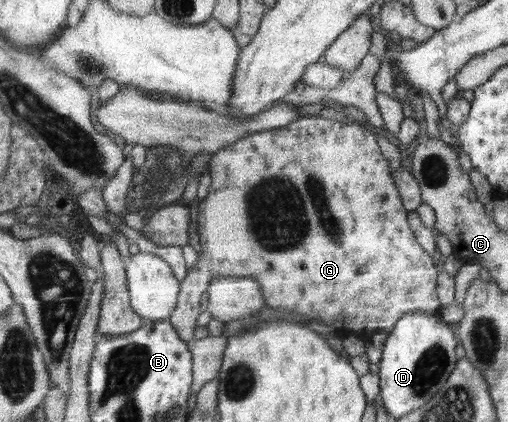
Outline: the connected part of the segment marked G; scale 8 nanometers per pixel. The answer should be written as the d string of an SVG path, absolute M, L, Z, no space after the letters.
M309 115L287 125L287 127L279 127L245 137L213 155L209 162L212 185L208 196L199 201L198 209L197 228L200 234L202 253L199 257L199 263L188 270L187 277L181 282L182 290L178 297L178 306L169 319L181 339L188 343L193 341L195 331L197 331L197 319L201 315L198 303L203 301L203 293L208 291L211 280L217 276L237 278L251 276L261 284L266 305L277 310L280 314L286 315L291 311L301 313L313 321L333 327L335 331L338 329L353 330L353 333L364 341L381 331L388 331L390 334L405 314L413 312L433 314L442 307L436 293L435 275L437 275L437 271L431 263L432 256L418 242L414 230L410 226L410 211L407 211L401 201L402 196L397 191L397 184L391 177L389 159L383 157L375 136L375 133L371 133L364 125L359 125L357 122L343 123L333 121L333 119L323 119L317 115Z

